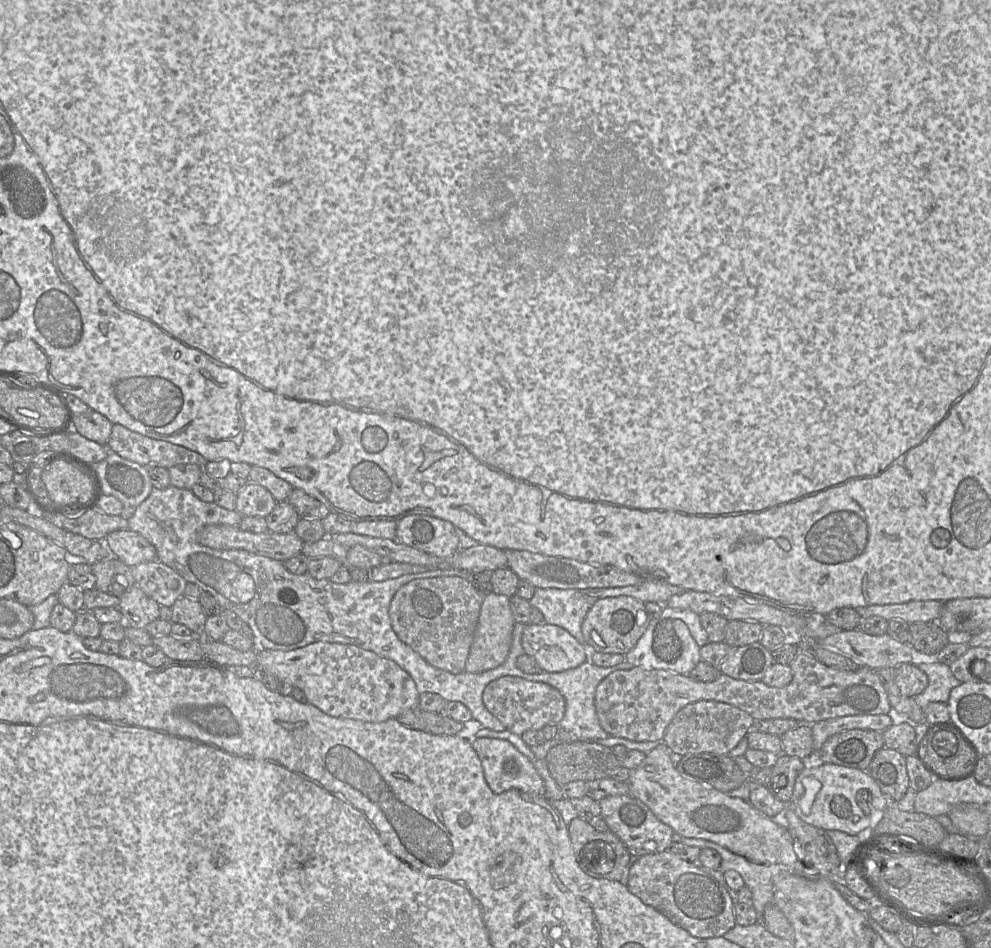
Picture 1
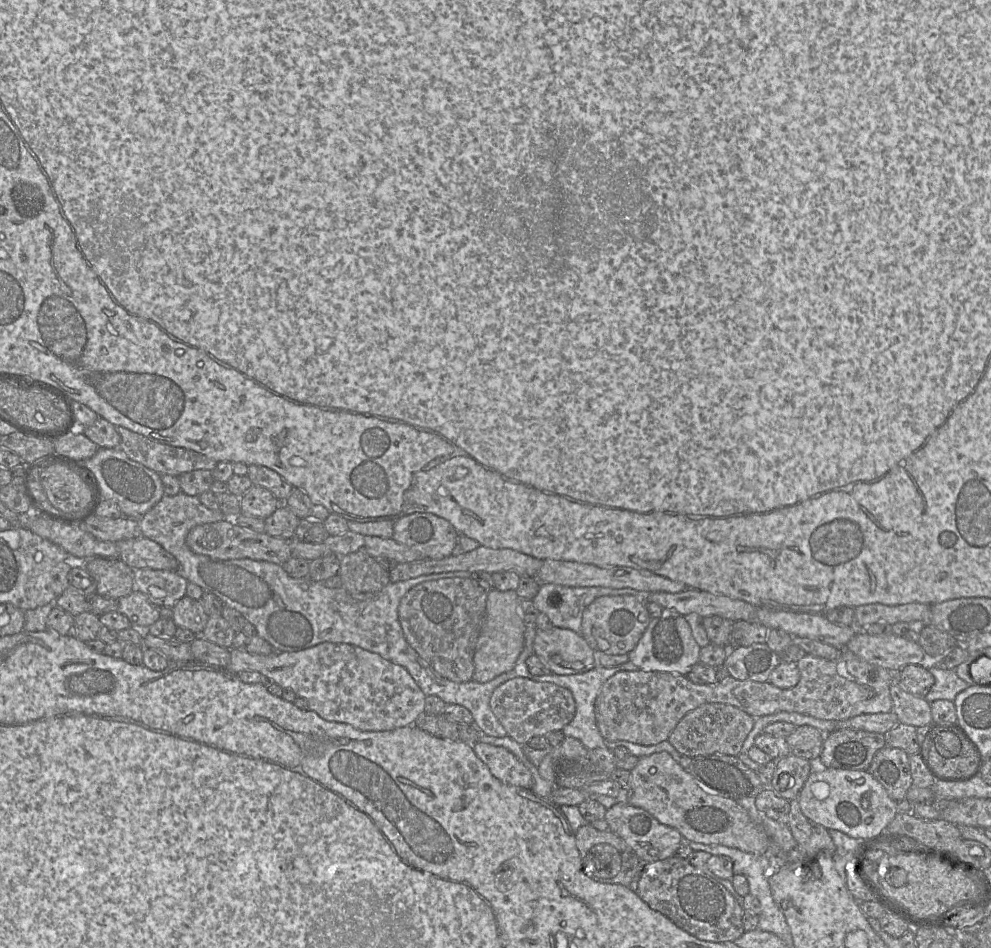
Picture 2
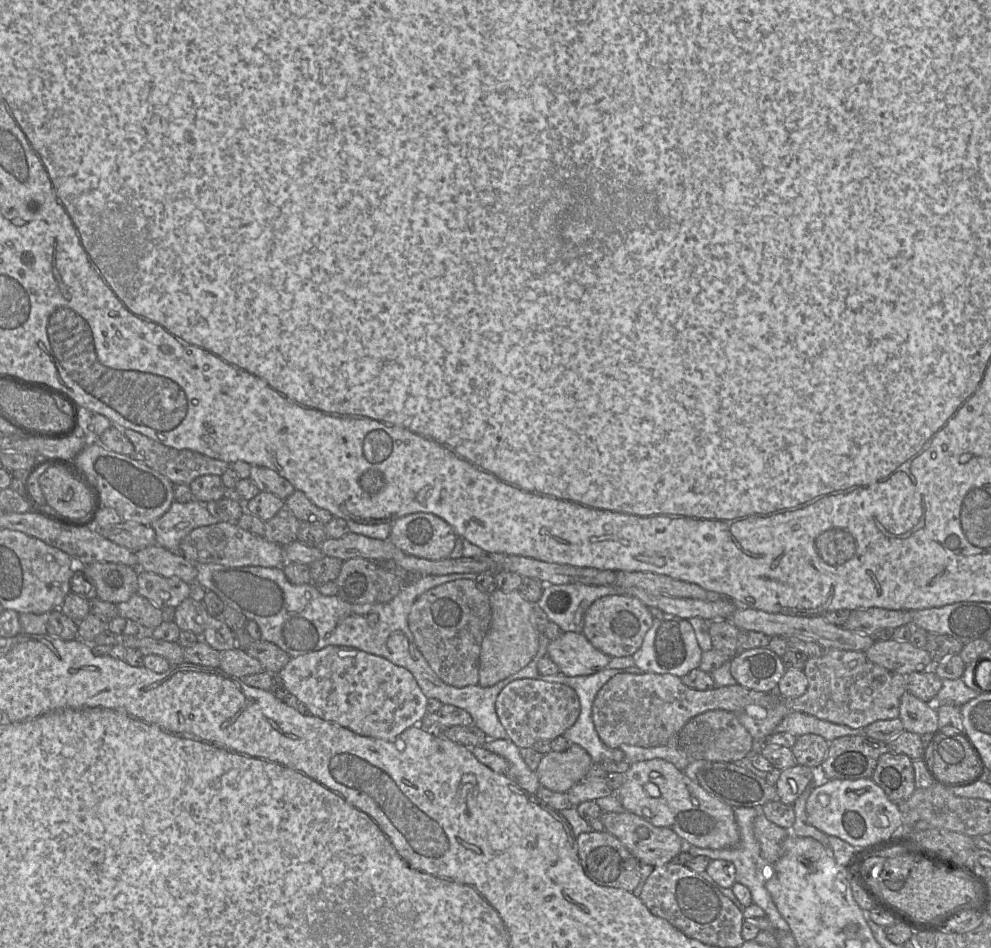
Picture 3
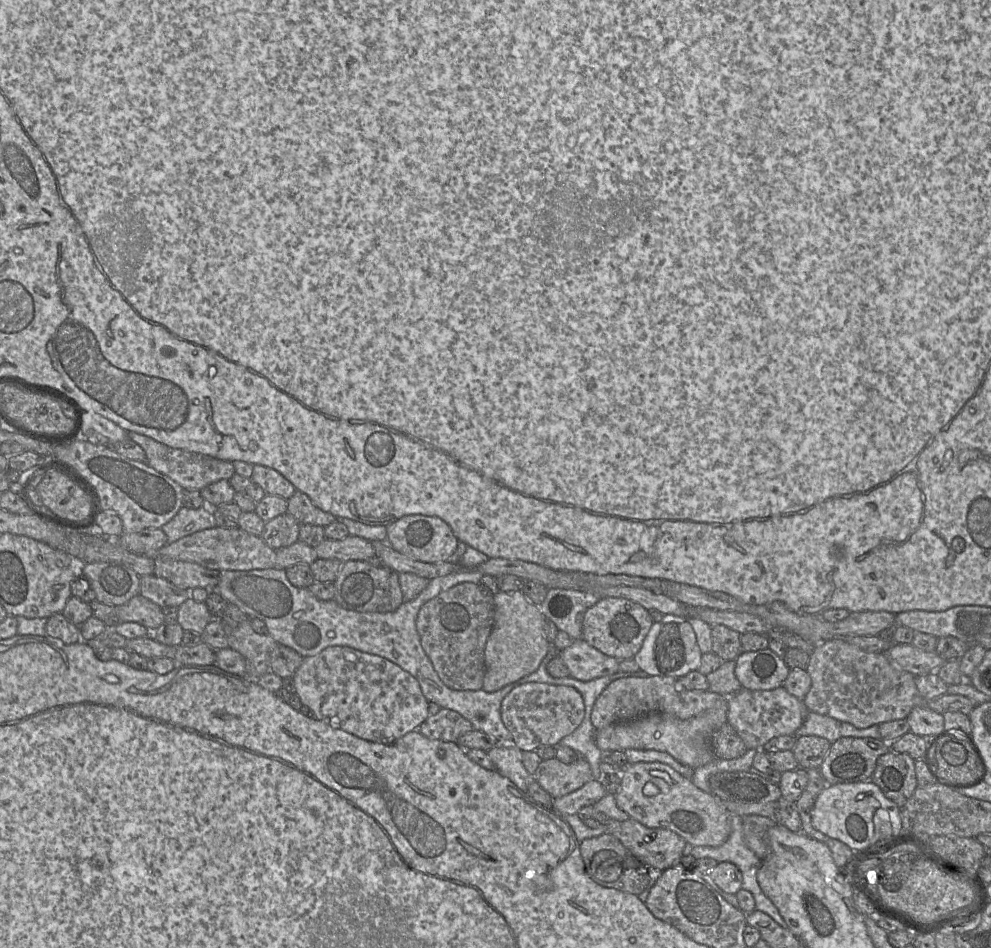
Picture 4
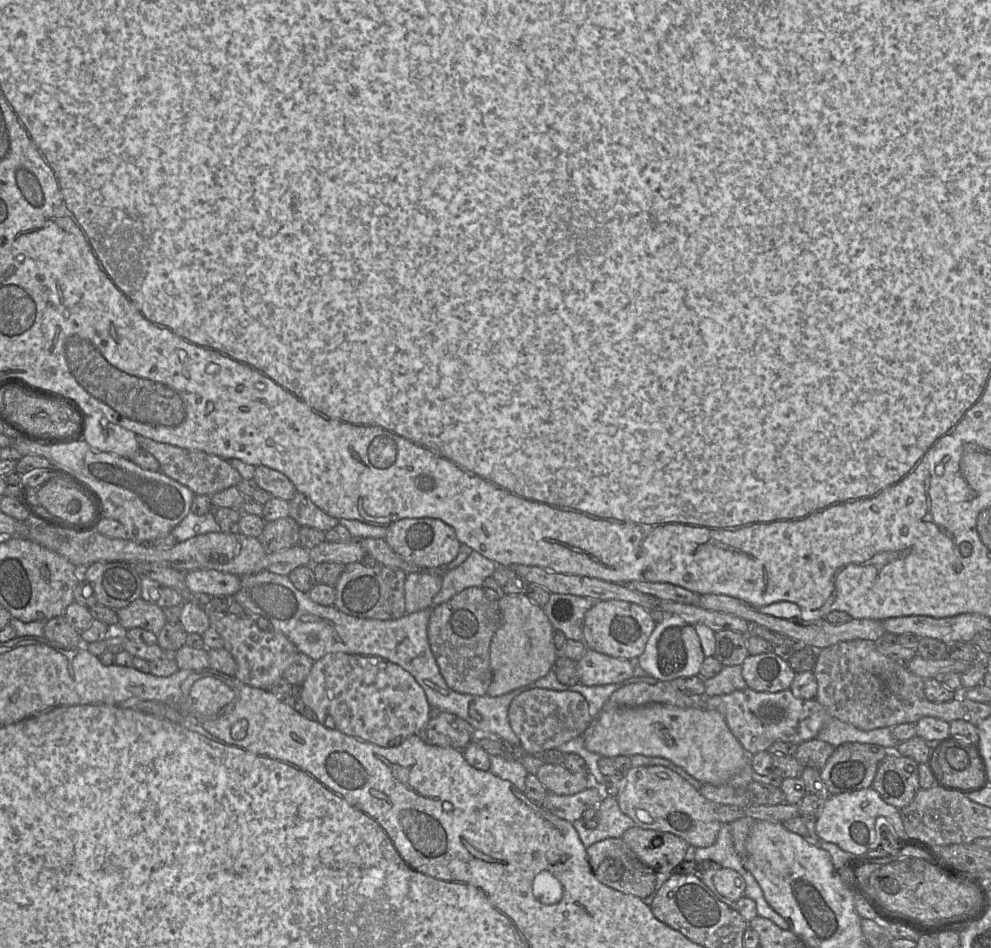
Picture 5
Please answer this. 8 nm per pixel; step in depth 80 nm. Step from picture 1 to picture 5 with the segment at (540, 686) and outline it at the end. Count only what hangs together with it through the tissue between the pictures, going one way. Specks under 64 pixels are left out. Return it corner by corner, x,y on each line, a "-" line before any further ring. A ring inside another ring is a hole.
544,688
529,689
515,697
508,709
508,719
519,738
520,748
532,755
559,748
565,742
581,736
593,721
588,703
580,693

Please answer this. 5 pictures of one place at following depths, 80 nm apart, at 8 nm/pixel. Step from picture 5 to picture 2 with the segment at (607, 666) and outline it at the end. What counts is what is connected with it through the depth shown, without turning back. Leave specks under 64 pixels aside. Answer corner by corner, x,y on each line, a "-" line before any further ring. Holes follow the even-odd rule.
565,628
537,629
533,652
557,675
580,674
597,666
597,655
584,637

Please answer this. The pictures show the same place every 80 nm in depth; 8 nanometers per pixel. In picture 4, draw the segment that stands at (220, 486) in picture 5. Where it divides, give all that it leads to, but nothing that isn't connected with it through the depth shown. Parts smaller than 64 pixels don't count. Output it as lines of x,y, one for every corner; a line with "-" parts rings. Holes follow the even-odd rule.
127,431
127,433
131,440
143,448
146,454
146,463
150,467
165,474
185,490
200,491
219,480
229,480
236,473
230,461
185,449
173,448
133,431

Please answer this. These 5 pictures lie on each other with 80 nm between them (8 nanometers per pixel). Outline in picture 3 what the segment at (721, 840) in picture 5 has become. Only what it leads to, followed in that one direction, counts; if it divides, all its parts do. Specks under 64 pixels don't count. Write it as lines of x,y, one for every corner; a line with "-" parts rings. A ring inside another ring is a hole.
752,807
734,808
735,819
740,831
740,841
737,843
736,846
723,849
708,849
691,845
689,847
689,852
693,857
707,856
712,860
722,859
731,861
736,869
736,882
743,884
750,890
753,903
758,905
766,912
770,922
776,929
789,931
790,928
788,923
777,910
770,893
765,887
767,874
770,872
772,865
768,864
761,856
760,846
757,839
755,838
753,831
754,820
758,815
759,811
759,808

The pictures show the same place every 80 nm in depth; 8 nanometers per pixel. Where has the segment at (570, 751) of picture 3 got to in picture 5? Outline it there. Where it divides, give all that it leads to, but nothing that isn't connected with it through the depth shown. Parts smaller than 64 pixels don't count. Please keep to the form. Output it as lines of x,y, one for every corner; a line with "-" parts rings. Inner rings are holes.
544,763
536,776
548,792
557,795
572,795
594,784
587,773
570,772
564,765

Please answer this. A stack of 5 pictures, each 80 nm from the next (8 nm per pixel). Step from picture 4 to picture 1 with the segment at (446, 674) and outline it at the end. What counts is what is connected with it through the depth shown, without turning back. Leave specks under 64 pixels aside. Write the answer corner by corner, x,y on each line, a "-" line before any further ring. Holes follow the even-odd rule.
455,576
418,578
401,586
395,593
389,607
389,617
398,638
426,662
441,670
459,674
465,671
483,598
484,595
477,591
468,579

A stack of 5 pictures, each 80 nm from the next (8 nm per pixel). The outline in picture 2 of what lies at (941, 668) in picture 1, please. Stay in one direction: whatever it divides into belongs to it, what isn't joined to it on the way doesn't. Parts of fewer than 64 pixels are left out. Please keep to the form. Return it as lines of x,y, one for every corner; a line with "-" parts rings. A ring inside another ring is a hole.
927,660
927,668
934,676
935,682
925,700
932,703
936,700
954,701
955,697
969,685
960,679
955,670
943,670
935,667
932,660

